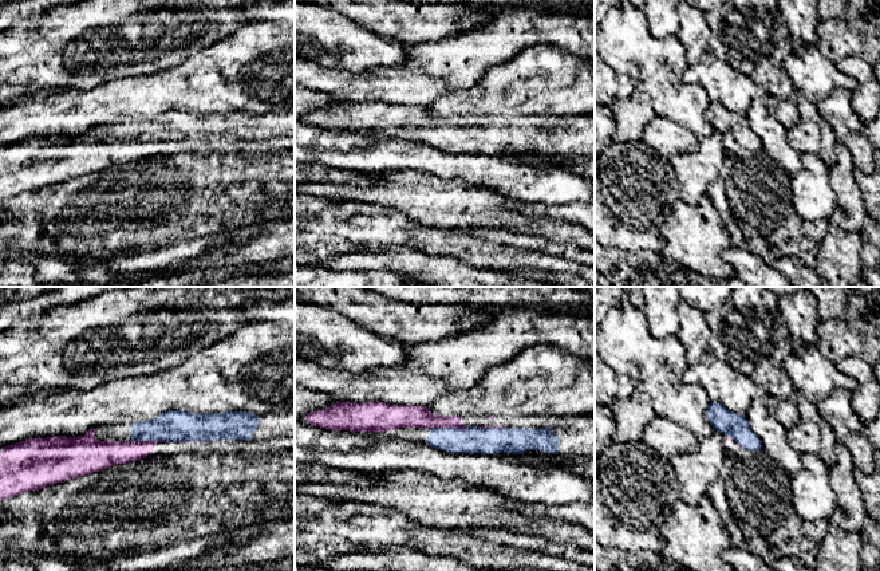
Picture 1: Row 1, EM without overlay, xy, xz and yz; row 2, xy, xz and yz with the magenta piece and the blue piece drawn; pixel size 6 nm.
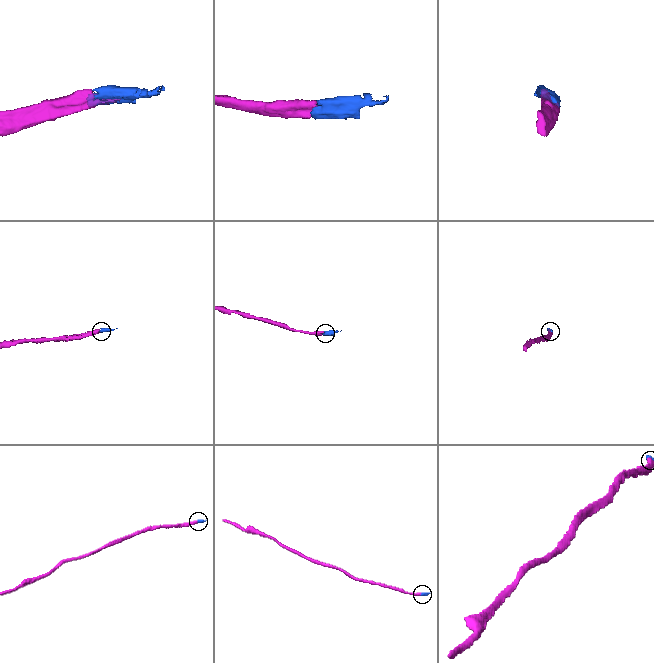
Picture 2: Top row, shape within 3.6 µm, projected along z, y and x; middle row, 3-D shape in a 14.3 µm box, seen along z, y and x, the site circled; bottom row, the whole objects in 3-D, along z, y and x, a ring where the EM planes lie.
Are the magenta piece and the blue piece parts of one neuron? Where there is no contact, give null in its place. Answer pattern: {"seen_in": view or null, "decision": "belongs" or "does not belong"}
{"seen_in": "xz", "decision": "belongs"}

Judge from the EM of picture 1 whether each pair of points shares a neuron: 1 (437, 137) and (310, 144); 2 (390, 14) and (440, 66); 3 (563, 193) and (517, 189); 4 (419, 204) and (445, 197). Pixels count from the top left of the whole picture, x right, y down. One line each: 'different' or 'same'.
1: different
2: different
3: same
4: same

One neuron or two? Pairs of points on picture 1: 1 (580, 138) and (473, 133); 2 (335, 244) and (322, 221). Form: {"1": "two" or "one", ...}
{"1": "one", "2": "two"}

